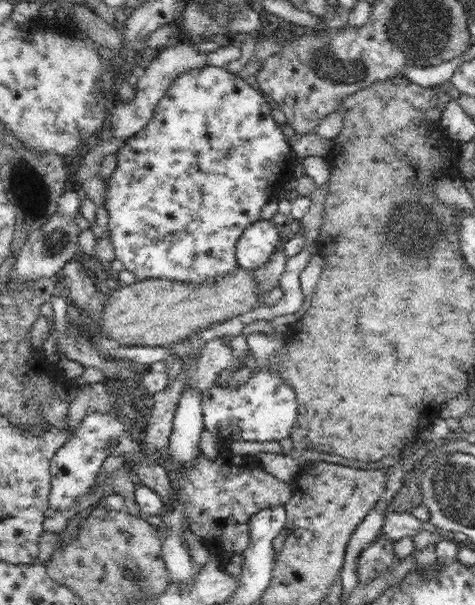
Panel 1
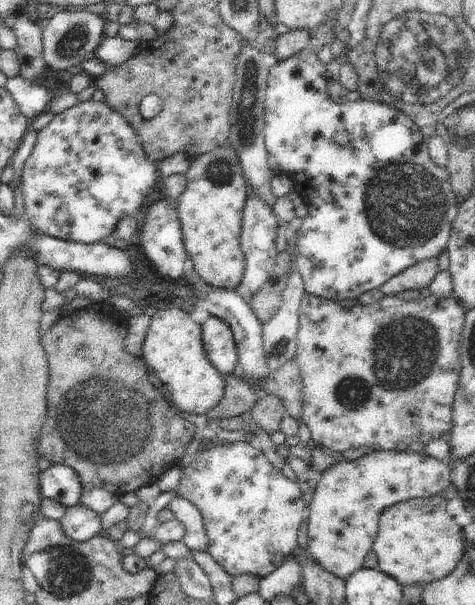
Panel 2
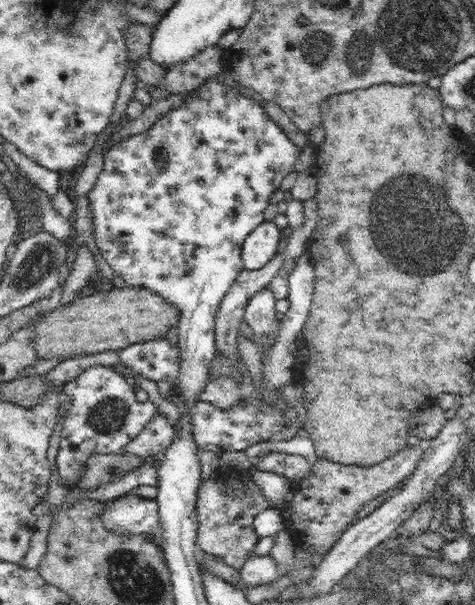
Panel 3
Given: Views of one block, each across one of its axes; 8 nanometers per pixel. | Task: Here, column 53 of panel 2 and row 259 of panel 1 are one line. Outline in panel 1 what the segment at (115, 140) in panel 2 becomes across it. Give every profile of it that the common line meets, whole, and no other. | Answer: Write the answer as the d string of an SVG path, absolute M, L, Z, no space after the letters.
M220 66L188 68L184 74L180 74L174 80L172 88L168 88L166 96L158 102L150 124L144 130L140 130L132 140L128 140L126 146L116 154L118 168L108 180L108 190L106 190L106 208L110 218L108 232L116 250L116 258L126 266L126 270L130 270L136 276L138 282L148 278L170 278L170 280L190 280L198 284L232 272L238 266L238 258L236 258L238 238L250 224L262 220L260 216L262 208L284 190L284 182L294 178L296 154L290 148L288 138L290 138L288 130L280 128L272 118L272 110L270 104L266 102L266 96L262 92L256 92L252 86L248 86L238 74L230 74L228 68L220 68Z

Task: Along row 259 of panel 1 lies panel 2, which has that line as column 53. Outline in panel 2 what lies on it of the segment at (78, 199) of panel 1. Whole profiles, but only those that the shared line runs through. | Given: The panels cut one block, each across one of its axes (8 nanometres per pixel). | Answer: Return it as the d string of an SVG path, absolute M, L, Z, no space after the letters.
M61 12L57 14L51 22L43 24L43 30L45 30L45 62L47 66L51 68L51 72L63 72L71 66L77 66L81 64L83 60L89 58L89 54L93 54L101 40L105 38L103 36L103 24L105 24L105 18L103 16L95 16L91 12Z

